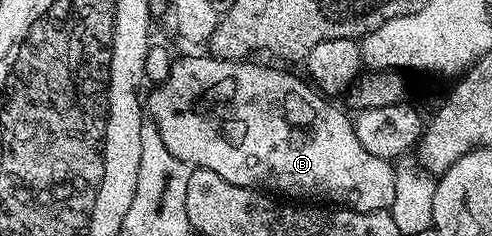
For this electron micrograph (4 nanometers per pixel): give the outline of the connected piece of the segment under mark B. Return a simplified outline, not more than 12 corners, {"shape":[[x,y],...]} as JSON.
{"shape":[[171,61],[149,117],[237,186],[390,209],[395,167],[309,81]]}

